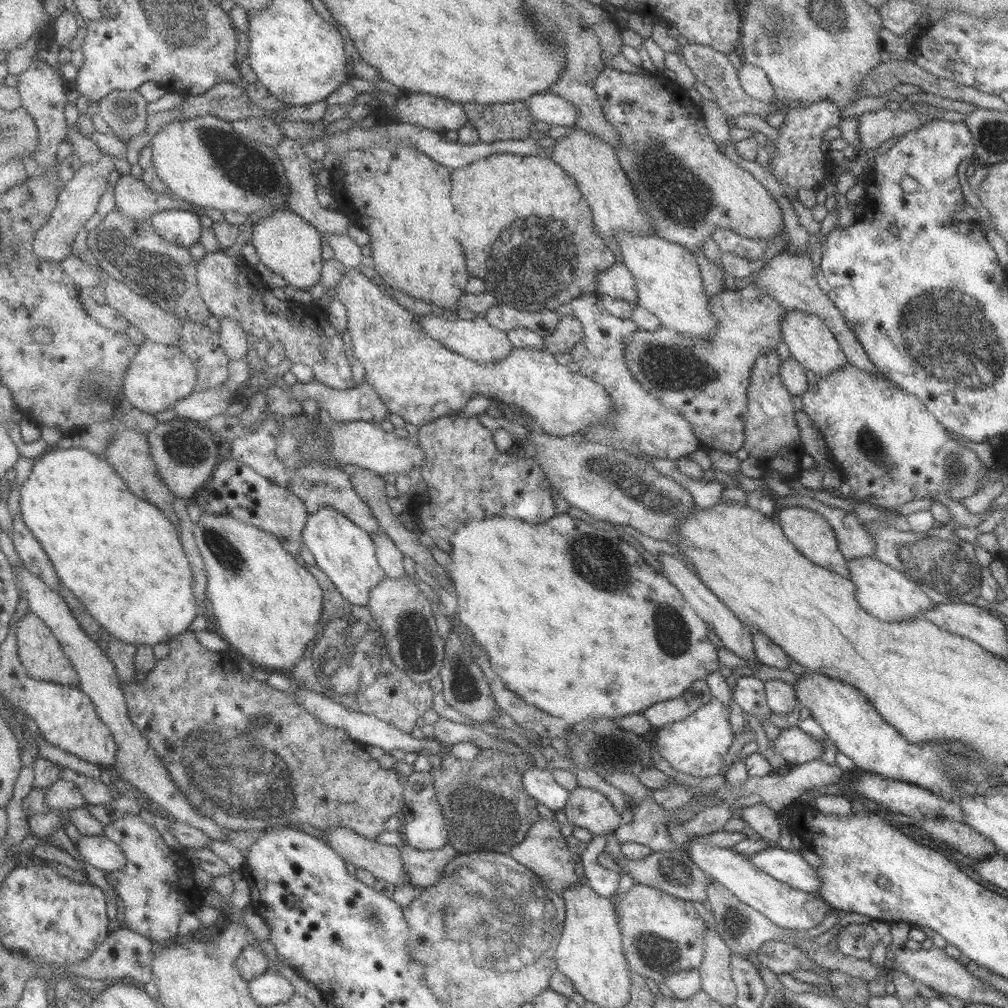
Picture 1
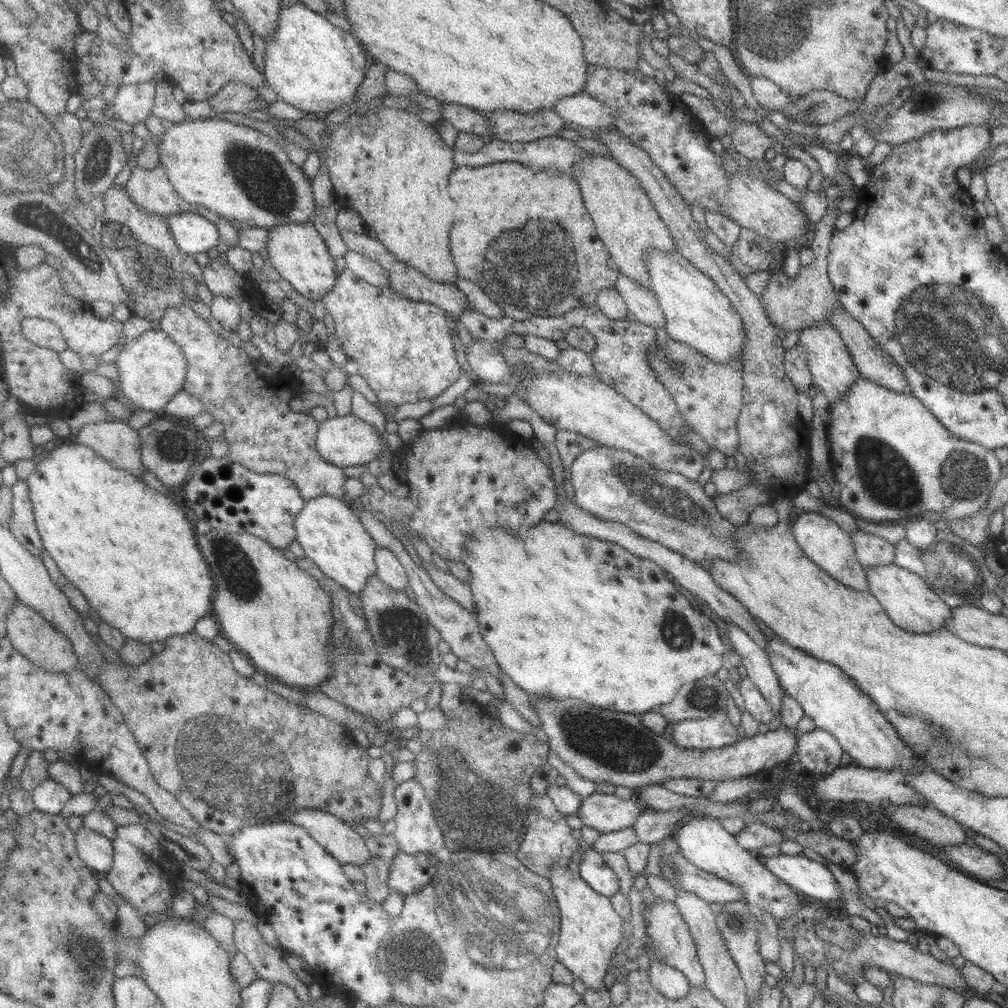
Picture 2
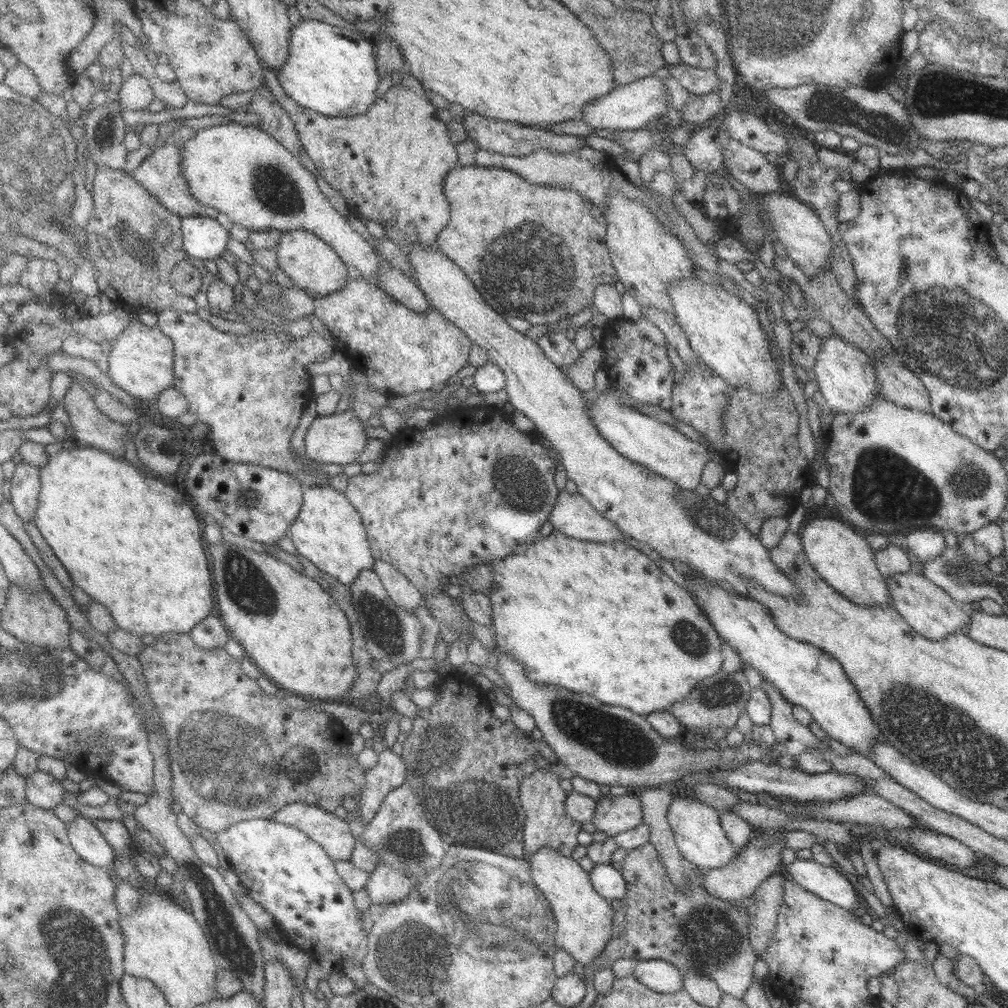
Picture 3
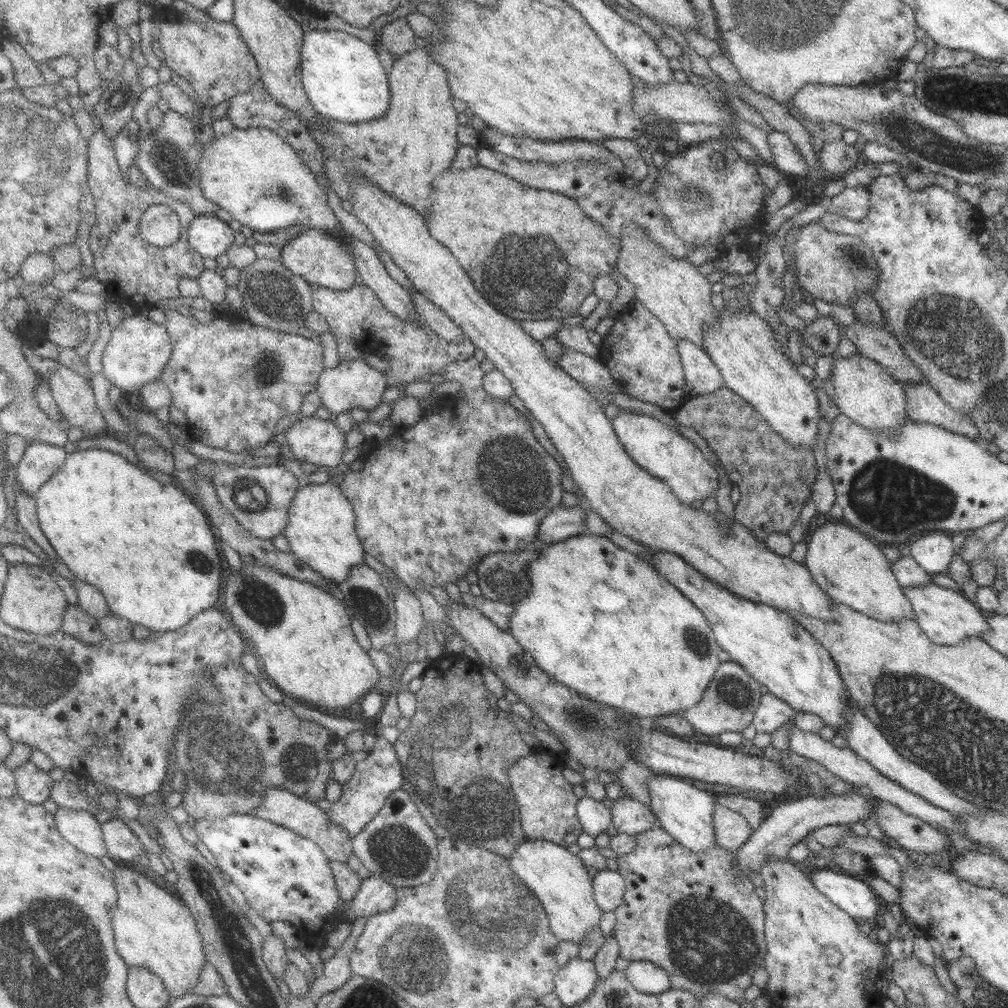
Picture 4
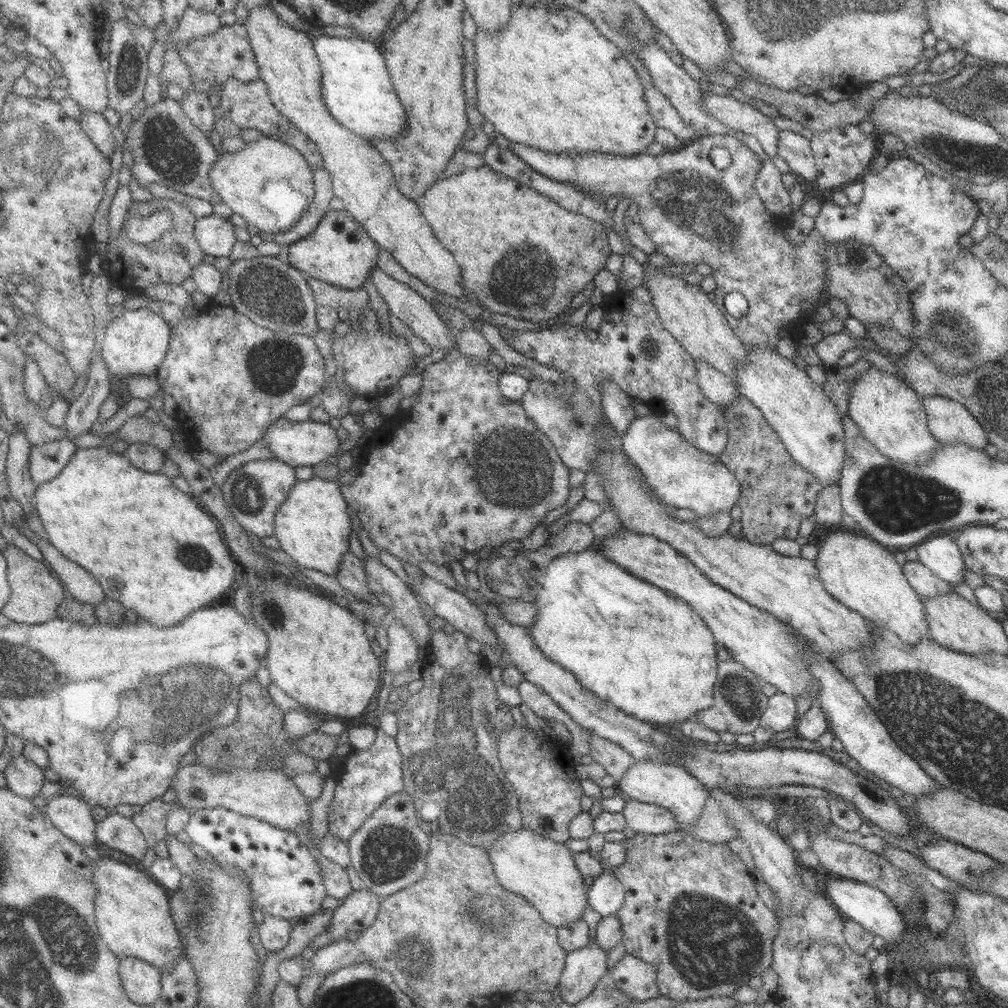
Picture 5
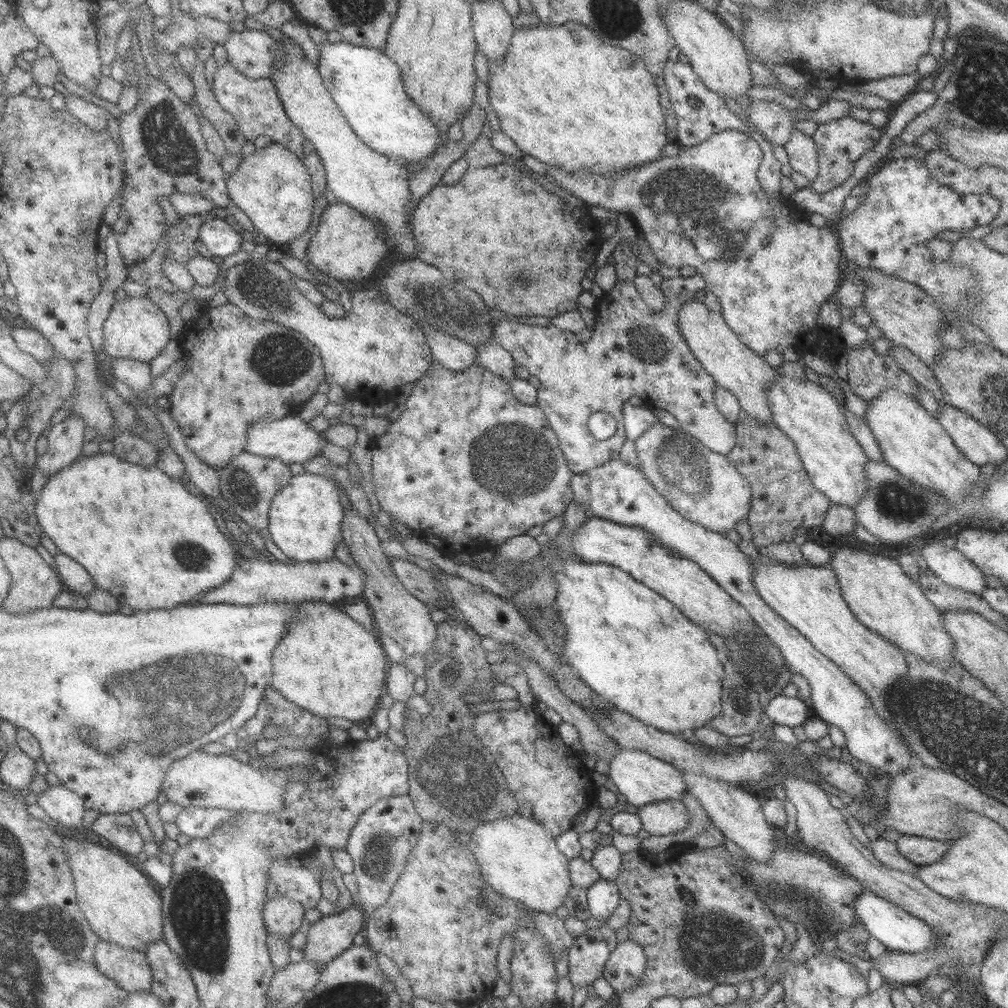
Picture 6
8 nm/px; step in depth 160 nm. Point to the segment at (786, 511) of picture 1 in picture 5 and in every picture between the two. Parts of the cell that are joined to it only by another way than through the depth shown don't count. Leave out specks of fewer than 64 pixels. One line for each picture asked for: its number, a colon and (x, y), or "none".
2: (823, 541)
3: (840, 554)
4: (847, 564)
5: (861, 573)

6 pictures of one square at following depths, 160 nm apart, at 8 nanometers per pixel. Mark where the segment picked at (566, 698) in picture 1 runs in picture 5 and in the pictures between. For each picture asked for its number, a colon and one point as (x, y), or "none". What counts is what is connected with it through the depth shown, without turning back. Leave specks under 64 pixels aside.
2: (567, 615)
3: (602, 618)
4: (601, 620)
5: (650, 654)

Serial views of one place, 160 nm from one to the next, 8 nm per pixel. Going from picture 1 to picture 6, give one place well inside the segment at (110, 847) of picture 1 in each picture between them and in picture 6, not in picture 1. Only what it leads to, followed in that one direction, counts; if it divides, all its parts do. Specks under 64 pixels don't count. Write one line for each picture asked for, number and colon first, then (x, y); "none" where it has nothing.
2: (97, 849)
3: (86, 835)
4: (81, 827)
5: (73, 815)
6: (67, 807)

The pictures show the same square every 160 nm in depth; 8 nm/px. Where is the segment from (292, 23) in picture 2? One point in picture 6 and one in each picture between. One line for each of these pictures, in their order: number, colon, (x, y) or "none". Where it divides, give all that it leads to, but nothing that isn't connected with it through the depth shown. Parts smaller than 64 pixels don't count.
3: (333, 71)
4: (343, 77)
5: (358, 90)
6: (366, 84)

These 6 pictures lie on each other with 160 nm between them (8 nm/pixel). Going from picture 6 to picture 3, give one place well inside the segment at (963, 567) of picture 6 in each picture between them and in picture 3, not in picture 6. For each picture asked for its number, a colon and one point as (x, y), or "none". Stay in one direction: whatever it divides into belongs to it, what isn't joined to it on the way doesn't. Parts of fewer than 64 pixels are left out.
3: (925, 544)
4: (933, 552)
5: (941, 554)

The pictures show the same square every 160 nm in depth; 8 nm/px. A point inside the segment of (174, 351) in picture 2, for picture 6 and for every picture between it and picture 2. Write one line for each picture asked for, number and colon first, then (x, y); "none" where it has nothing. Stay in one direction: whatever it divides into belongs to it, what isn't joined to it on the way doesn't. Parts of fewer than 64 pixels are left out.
3: (143, 360)
4: (138, 353)
5: (138, 342)
6: (138, 328)

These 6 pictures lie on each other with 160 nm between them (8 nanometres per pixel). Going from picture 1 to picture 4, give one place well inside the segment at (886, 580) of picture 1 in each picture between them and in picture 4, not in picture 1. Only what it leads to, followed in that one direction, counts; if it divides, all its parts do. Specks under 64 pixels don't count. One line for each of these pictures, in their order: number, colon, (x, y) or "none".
2: (909, 602)
3: (928, 609)
4: (947, 617)

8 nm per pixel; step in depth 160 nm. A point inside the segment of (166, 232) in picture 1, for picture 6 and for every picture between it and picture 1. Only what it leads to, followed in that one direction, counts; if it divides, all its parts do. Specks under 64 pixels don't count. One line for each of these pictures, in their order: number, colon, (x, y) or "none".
2: (195, 233)
3: (206, 239)
4: (211, 236)
5: (217, 235)
6: (221, 238)

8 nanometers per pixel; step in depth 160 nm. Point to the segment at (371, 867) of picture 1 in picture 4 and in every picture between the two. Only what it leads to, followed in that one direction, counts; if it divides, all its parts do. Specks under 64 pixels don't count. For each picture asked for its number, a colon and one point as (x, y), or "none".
2: (341, 840)
3: (333, 833)
4: (280, 805)

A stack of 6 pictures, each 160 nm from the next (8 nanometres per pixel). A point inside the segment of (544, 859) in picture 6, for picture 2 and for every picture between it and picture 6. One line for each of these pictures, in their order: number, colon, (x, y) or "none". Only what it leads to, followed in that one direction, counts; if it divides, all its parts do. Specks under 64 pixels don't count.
2: (591, 931)
3: (584, 918)
4: (559, 879)
5: (543, 871)

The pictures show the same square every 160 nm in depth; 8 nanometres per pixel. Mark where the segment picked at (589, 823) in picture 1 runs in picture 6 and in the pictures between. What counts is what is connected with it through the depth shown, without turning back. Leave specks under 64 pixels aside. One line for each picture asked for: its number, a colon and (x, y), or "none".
2: (607, 813)
3: (613, 814)
4: (629, 816)
5: (644, 818)
6: (663, 817)

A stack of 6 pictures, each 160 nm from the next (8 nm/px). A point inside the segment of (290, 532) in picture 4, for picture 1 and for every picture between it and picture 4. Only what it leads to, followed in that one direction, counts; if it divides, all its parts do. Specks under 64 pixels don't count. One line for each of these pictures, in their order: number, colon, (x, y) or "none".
1: (346, 553)
2: (328, 530)
3: (329, 531)

